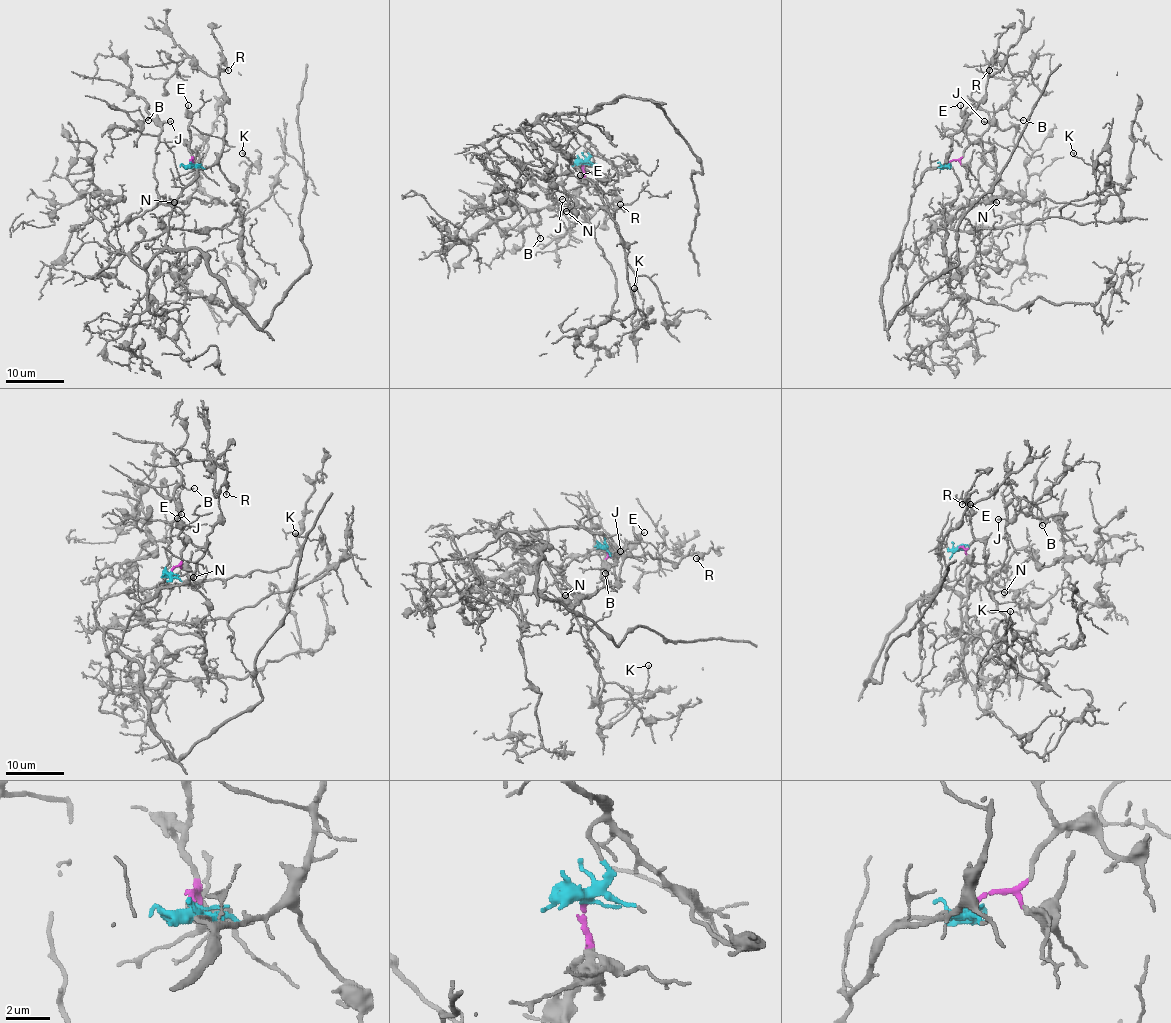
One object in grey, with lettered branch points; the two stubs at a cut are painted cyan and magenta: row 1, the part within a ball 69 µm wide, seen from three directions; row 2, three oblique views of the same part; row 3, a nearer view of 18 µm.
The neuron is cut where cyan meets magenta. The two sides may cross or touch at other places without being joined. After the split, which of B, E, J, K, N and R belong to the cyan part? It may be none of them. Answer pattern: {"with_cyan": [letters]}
{"with_cyan": ["B", "J", "K", "N", "R"]}

